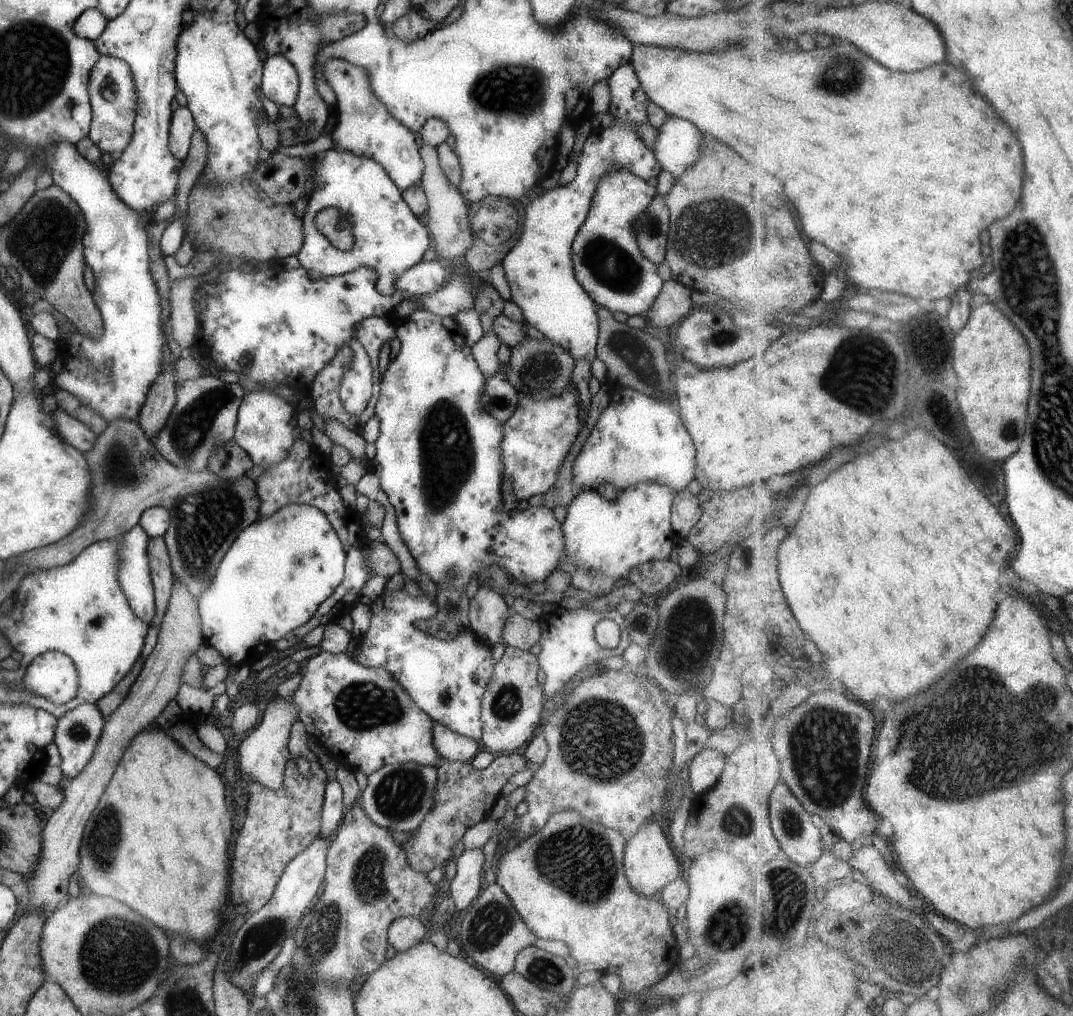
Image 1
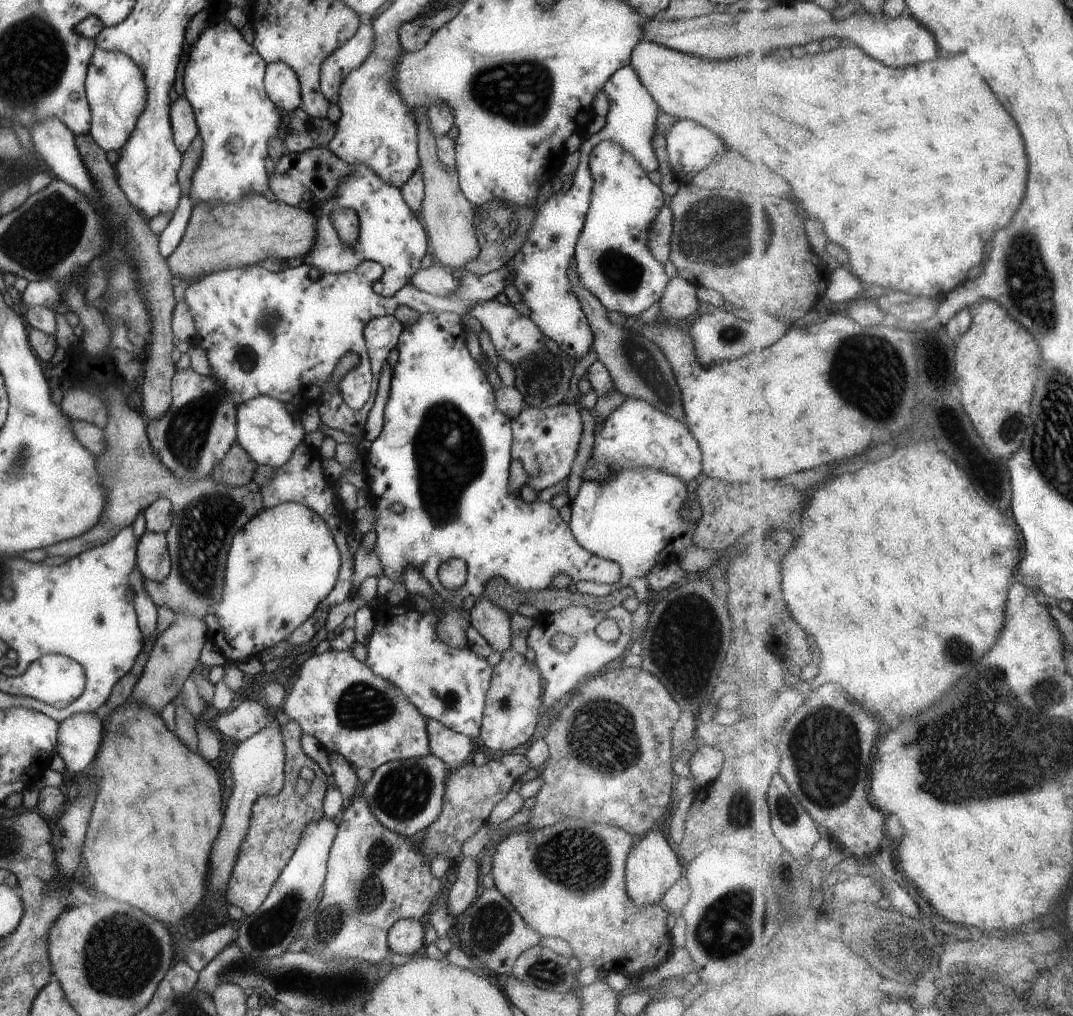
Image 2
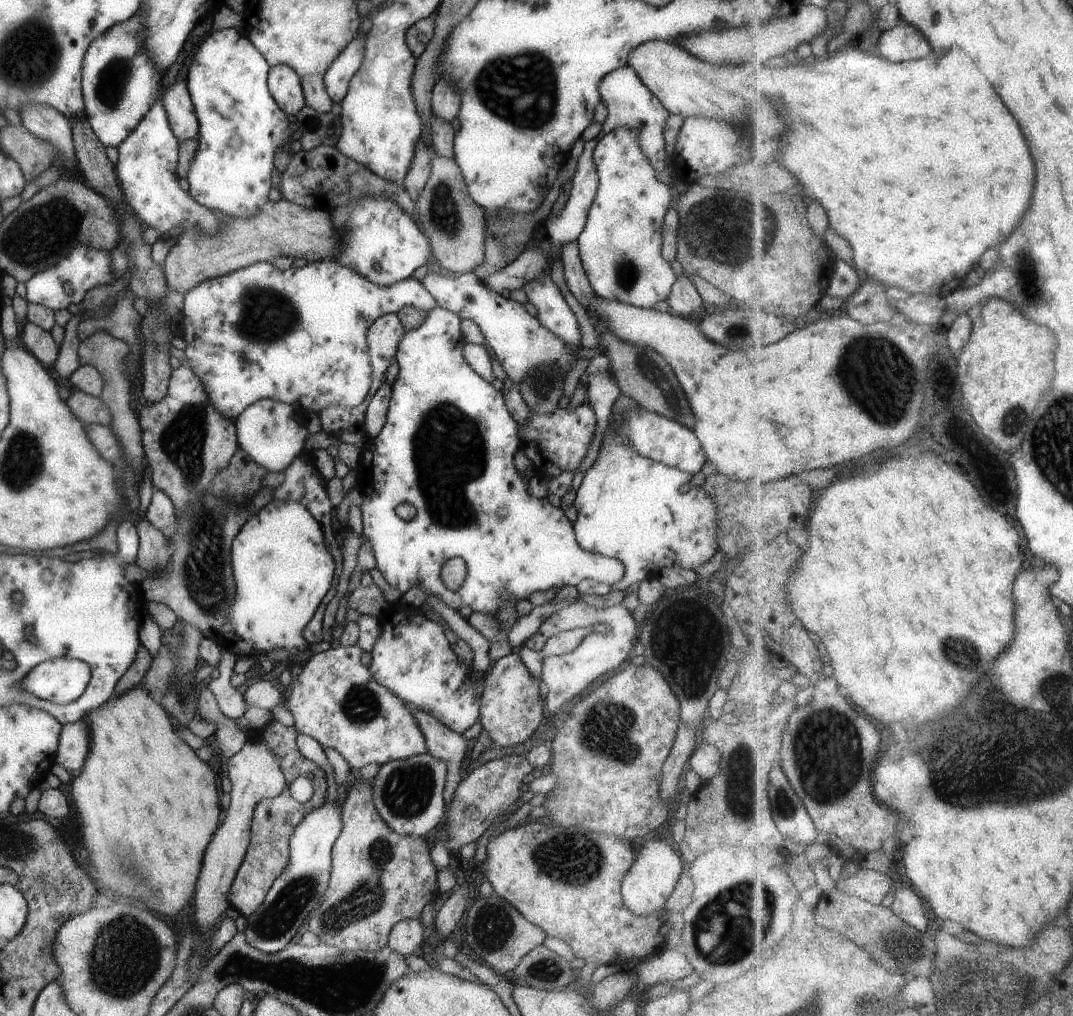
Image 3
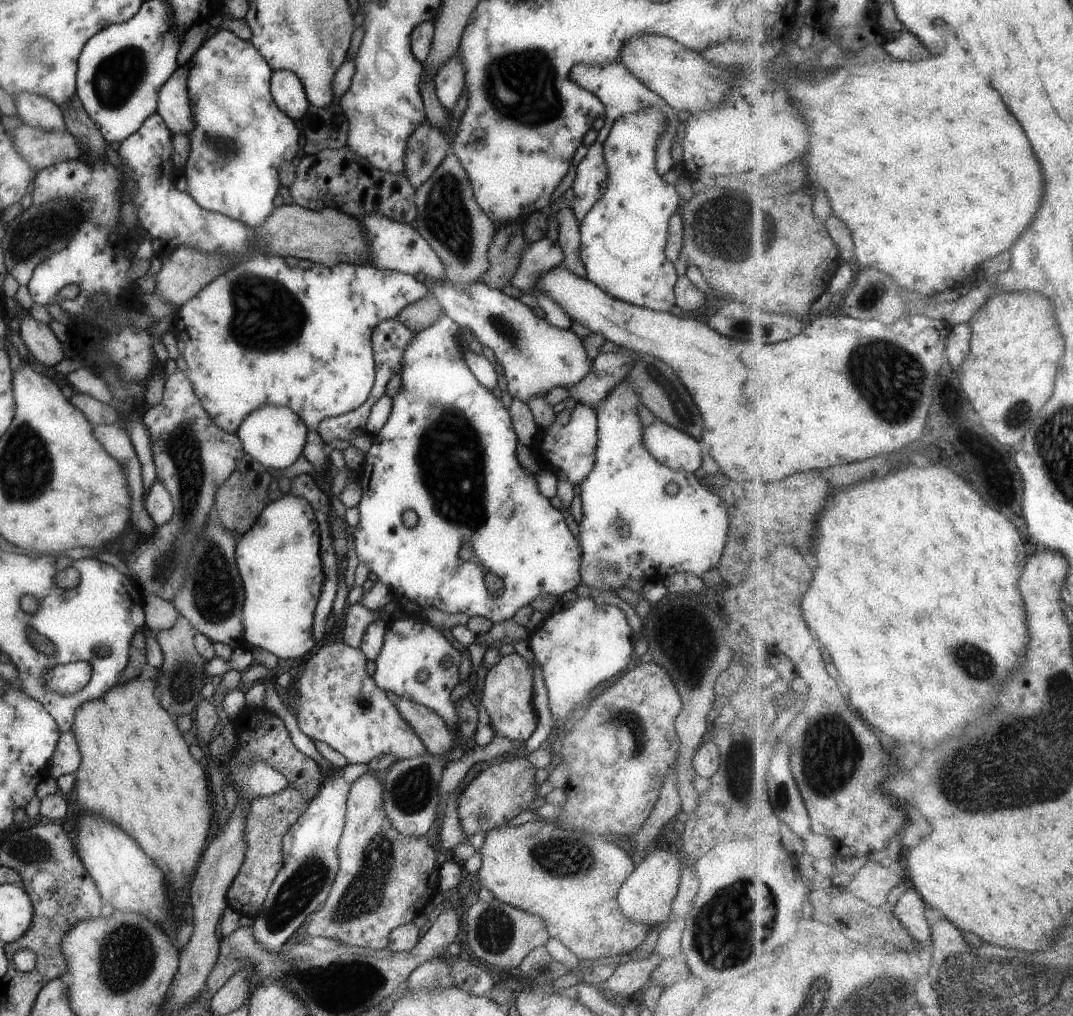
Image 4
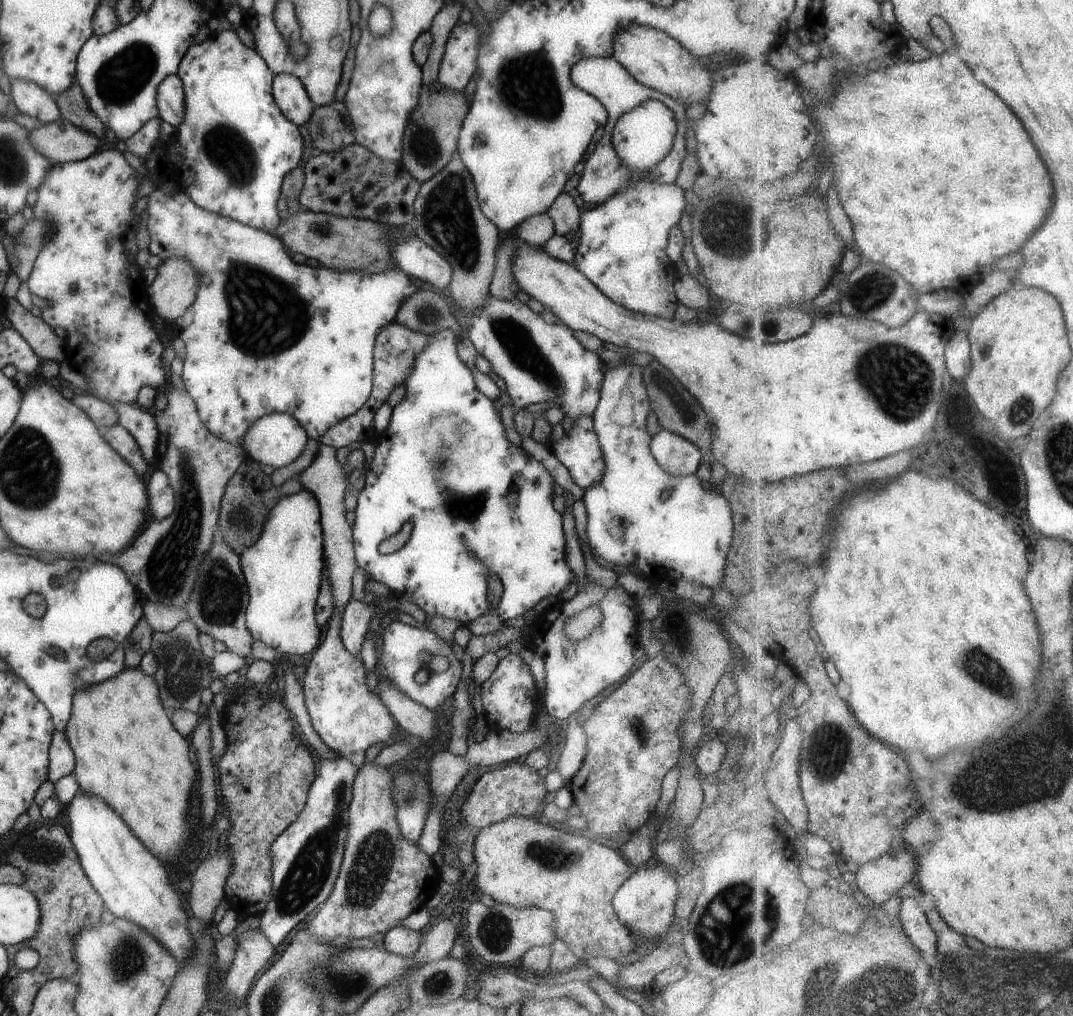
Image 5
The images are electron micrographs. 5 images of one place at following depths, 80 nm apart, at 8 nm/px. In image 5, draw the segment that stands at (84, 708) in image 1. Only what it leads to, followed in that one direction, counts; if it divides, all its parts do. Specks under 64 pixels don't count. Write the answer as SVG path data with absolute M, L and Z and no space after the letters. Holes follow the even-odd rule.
M53 731L48 748L47 778L55 784L74 769L74 756L63 731Z

